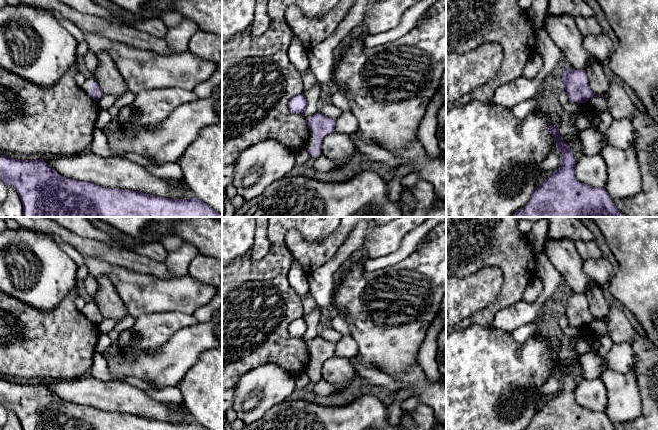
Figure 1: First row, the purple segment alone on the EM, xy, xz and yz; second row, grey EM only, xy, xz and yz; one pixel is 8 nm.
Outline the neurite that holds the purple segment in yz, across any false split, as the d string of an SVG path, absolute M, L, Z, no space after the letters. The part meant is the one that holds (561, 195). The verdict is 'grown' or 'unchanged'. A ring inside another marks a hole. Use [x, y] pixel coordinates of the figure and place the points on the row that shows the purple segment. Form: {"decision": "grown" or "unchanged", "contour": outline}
{"decision": "unchanged", "contour": "M551 125L549 131L557 150L563 154L561 166L542 184L537 185L529 202L511 217L626 217L617 209L605 188L592 187L577 180L575 166L578 159L561 138L557 127Z"}

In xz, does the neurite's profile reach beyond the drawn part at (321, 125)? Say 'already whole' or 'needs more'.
already whole

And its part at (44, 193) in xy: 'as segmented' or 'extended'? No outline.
as segmented

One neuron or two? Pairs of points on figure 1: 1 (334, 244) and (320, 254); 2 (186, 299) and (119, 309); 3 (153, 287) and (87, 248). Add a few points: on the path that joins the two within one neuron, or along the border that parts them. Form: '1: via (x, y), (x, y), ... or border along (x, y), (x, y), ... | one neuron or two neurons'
1: via (331, 245), (323, 251) | one neuron
2: border along (114, 287), (128, 313) | two neurons
3: border along (95, 257), (111, 264), (140, 272) | two neurons

